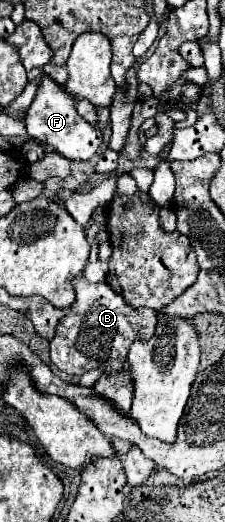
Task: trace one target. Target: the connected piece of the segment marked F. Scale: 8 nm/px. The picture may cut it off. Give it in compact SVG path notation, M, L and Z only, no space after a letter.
M31 69L27 73L29 79L37 79L41 77L41 85L37 91L35 101L31 103L31 107L25 113L25 127L29 137L51 145L51 149L55 149L57 153L61 153L63 157L71 159L71 161L87 161L91 159L101 141L103 135L99 129L95 129L93 125L89 125L75 109L75 103L69 99L69 95L65 95L65 91L61 89L61 85L57 85L53 79L49 79L49 75L45 75L41 69Z

